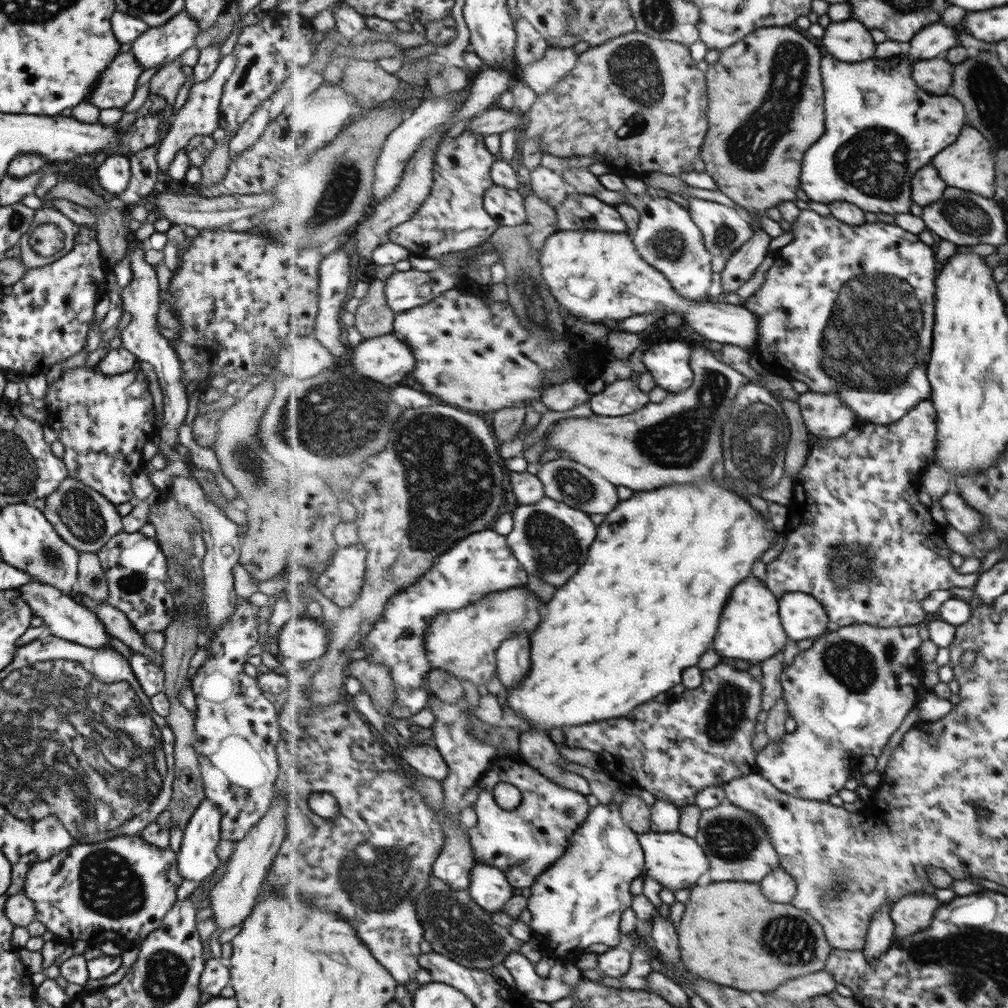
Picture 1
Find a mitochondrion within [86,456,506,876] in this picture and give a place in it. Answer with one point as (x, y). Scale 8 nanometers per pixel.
(133, 583)

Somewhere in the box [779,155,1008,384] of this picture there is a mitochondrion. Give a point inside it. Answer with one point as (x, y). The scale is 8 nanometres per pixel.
(967, 216)

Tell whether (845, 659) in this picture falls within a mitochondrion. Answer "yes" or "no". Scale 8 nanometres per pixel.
yes

